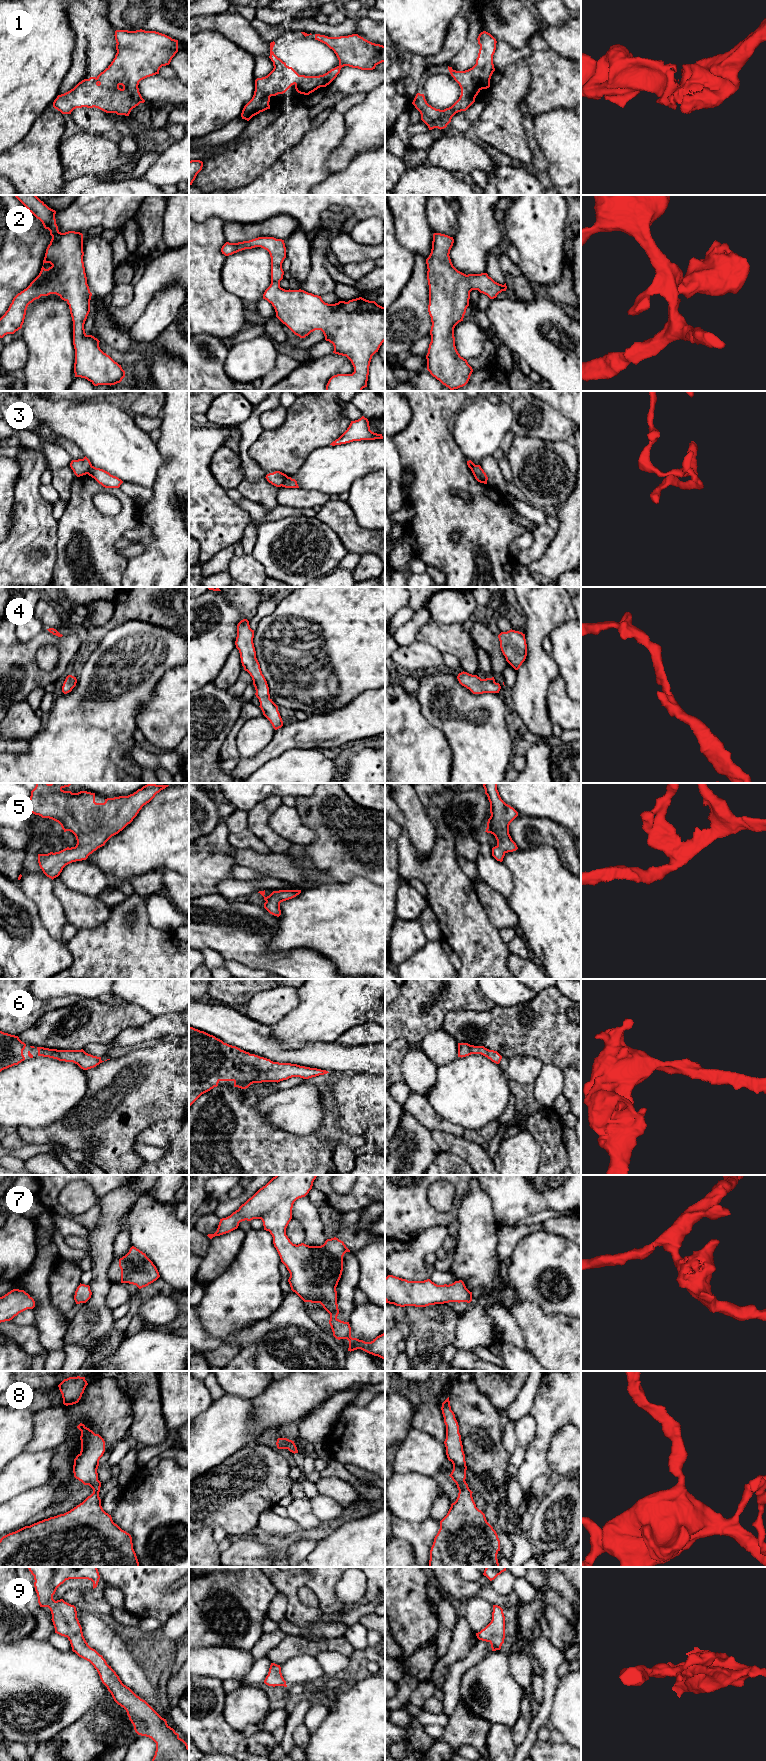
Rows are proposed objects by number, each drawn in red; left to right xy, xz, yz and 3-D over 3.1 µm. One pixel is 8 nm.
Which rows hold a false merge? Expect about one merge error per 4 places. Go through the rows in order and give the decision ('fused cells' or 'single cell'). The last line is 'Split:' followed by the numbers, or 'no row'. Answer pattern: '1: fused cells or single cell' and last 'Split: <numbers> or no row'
1: single cell
2: single cell
3: fused cells
4: single cell
5: single cell
6: single cell
7: single cell
8: single cell
9: single cell
Split: 3

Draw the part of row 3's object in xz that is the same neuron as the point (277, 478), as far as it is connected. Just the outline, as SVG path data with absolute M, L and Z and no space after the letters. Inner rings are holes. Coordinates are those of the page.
M275 471L273 473L267 474L265 478L272 485L276 487L281 487L288 478L288 476L280 471Z

